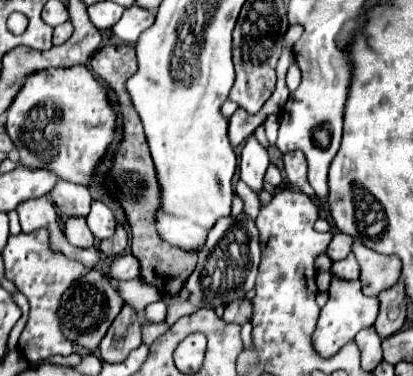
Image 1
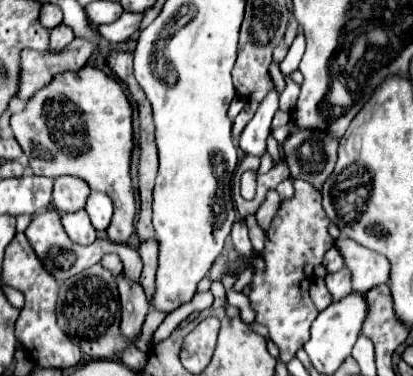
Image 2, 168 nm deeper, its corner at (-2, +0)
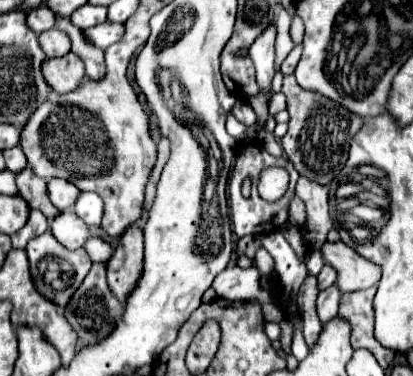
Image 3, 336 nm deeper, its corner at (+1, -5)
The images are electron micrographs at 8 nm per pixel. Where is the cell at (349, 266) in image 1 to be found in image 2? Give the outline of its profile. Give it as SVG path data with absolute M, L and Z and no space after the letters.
M345 266L341 270L337 270L337 272L333 272L333 274L327 274L325 282L327 282L327 288L329 288L333 300L341 300L341 298L345 298L347 294L353 292L349 268L345 268Z

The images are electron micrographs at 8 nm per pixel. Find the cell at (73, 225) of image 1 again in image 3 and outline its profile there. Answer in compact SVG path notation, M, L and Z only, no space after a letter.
M64 211L60 217L54 217L50 223L50 231L56 241L62 243L66 249L80 249L90 237L88 225L82 223L82 219L70 211Z

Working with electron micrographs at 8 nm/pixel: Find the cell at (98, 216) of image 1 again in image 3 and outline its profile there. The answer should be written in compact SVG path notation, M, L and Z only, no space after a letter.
M80 193L74 205L74 213L88 225L88 227L98 227L102 221L104 213L104 203L98 193Z

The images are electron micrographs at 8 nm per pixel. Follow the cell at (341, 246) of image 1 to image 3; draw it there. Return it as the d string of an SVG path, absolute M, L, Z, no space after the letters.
M324 265L322 271L320 271L320 275L318 275L318 289L324 291L326 287L334 285L334 281L336 281L336 273L334 273L334 269L332 269L330 265Z

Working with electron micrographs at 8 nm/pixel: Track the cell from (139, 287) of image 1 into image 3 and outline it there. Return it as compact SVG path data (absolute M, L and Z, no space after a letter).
M46 231L28 243L26 253L28 253L28 261L30 261L30 275L32 275L32 281L38 289L38 293L42 297L46 297L48 301L52 301L54 305L58 305L60 309L66 309L66 305L70 303L70 297L74 295L78 285L84 281L86 273L90 271L92 263L90 263L90 257L86 255L86 251L84 249L68 251L50 235L50 231Z

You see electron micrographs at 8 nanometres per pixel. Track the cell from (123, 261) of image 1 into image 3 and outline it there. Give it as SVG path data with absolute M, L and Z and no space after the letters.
M92 235L90 237L90 241L86 241L86 245L84 245L84 249L86 249L86 253L90 255L90 259L92 261L108 261L110 257L112 257L112 247L102 239L102 237L98 237L98 235Z

